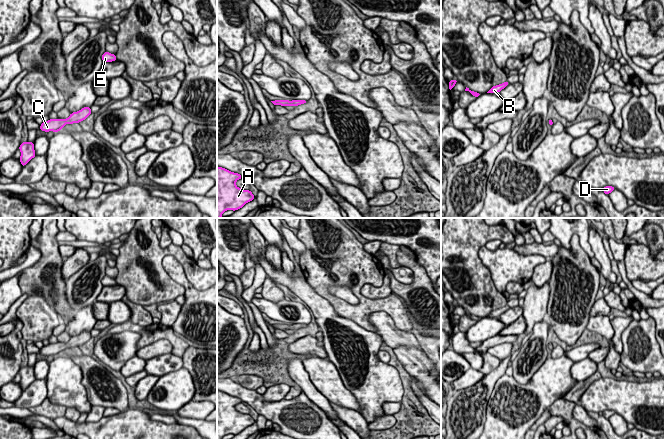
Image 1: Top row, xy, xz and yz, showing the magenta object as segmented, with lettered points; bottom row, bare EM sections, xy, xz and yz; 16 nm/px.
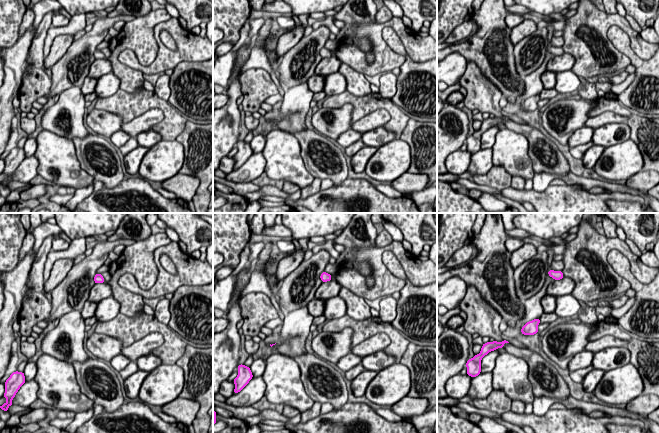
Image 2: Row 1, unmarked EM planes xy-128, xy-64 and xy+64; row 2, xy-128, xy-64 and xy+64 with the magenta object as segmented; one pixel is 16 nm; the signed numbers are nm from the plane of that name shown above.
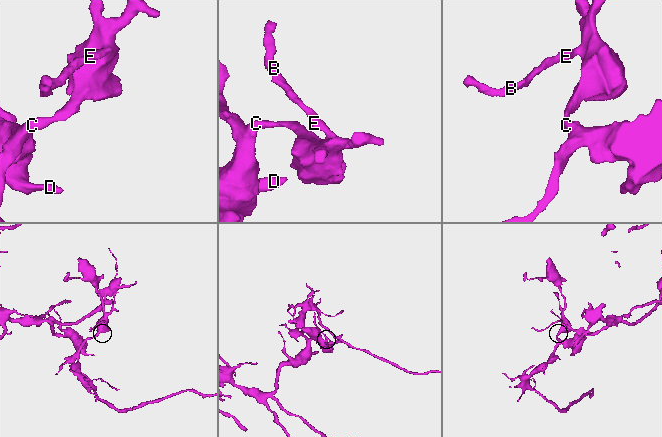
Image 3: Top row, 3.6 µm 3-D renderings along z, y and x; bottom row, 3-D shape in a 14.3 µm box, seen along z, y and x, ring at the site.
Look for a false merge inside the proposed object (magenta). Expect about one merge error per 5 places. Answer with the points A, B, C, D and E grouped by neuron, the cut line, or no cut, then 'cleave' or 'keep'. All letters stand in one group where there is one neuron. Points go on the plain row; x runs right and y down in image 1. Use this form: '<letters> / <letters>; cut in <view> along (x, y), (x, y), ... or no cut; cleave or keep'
A B C D E; no cut; keep

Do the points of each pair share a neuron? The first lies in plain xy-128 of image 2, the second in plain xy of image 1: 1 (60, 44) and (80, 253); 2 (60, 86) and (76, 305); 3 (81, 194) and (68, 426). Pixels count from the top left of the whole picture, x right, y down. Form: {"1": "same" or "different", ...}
{"1": "same", "2": "same", "3": "different"}

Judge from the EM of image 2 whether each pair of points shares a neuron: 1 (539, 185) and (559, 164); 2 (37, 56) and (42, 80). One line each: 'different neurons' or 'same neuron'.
1: different neurons
2: different neurons

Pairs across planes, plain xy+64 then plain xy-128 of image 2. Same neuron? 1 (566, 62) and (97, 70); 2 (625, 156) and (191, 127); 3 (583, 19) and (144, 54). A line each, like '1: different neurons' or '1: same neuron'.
1: same neuron
2: different neurons
3: different neurons

